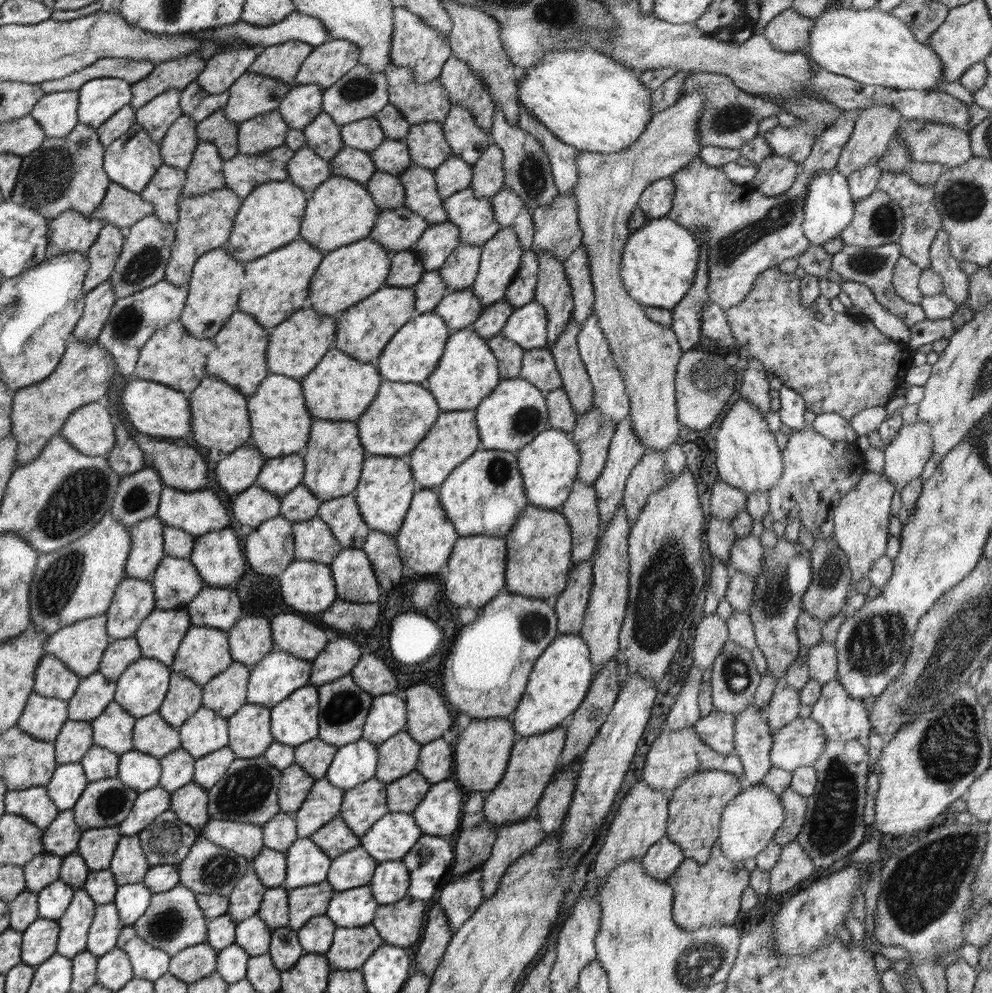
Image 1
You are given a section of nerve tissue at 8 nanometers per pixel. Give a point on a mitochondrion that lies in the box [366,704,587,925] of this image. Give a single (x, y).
(424, 856)

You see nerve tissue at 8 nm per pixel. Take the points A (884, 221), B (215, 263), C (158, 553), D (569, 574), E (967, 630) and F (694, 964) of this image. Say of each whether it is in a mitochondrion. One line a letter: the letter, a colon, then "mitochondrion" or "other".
A: mitochondrion
B: other
C: other
D: other
E: mitochondrion
F: mitochondrion

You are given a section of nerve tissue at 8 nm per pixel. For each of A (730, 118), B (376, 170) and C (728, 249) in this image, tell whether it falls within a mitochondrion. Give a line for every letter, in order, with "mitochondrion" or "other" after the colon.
A: mitochondrion
B: other
C: mitochondrion

